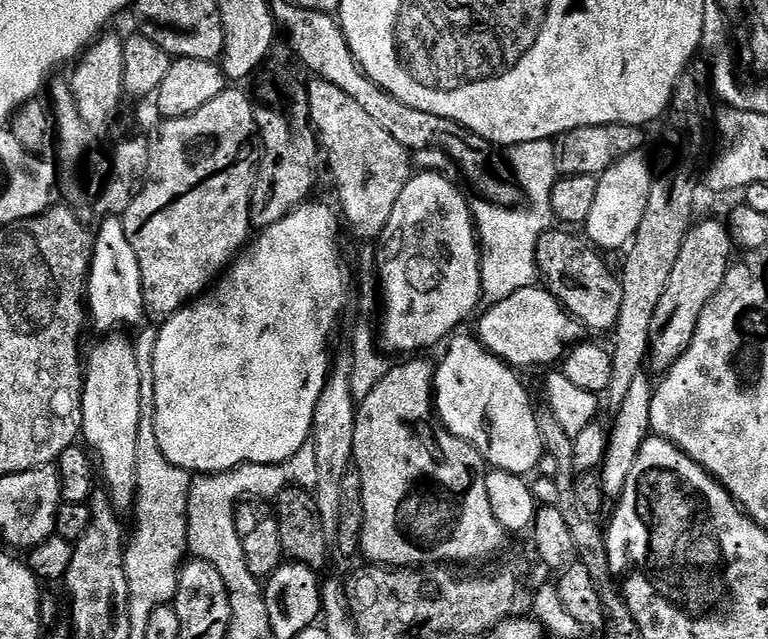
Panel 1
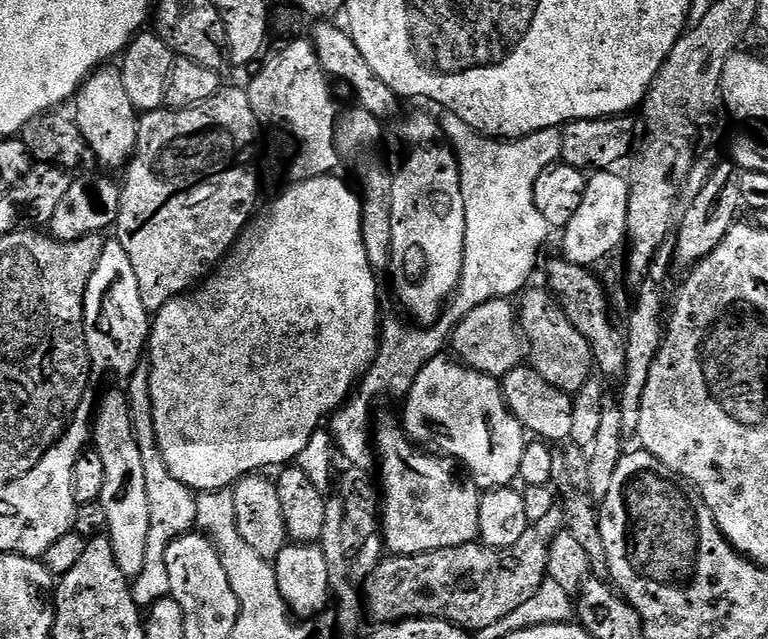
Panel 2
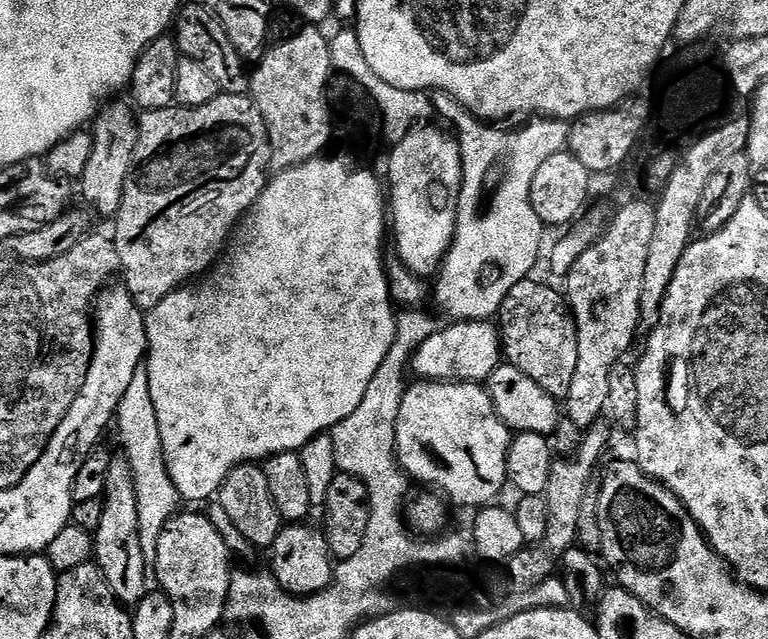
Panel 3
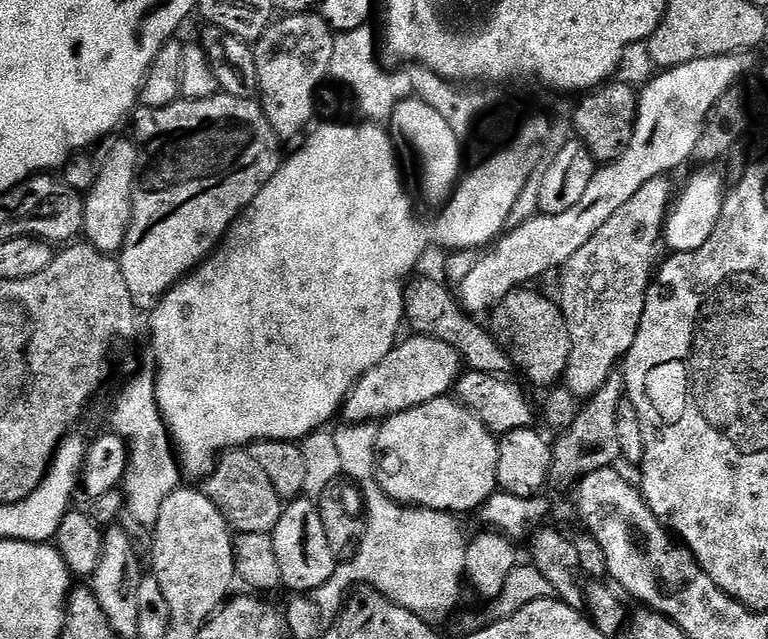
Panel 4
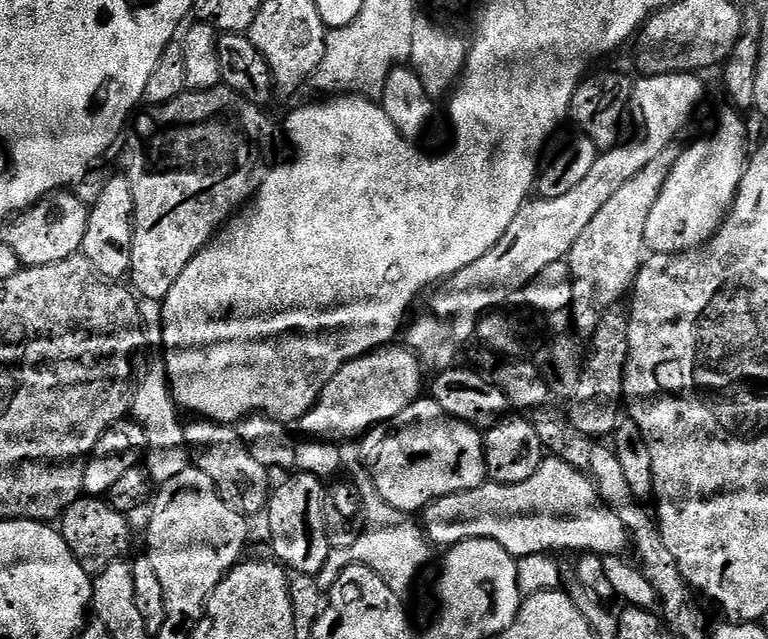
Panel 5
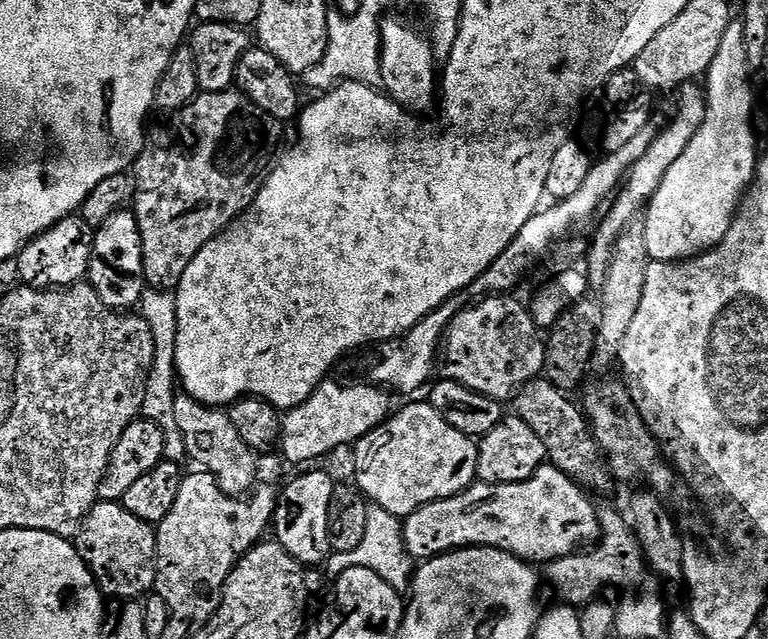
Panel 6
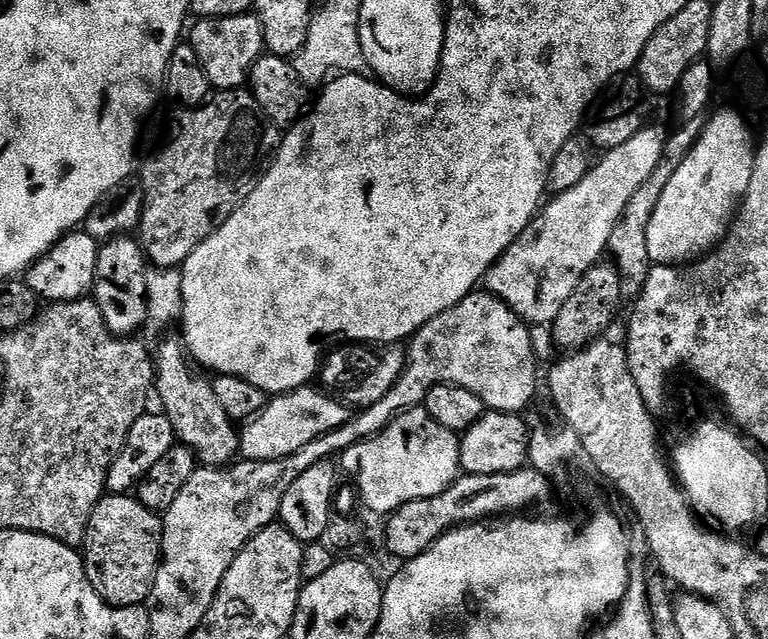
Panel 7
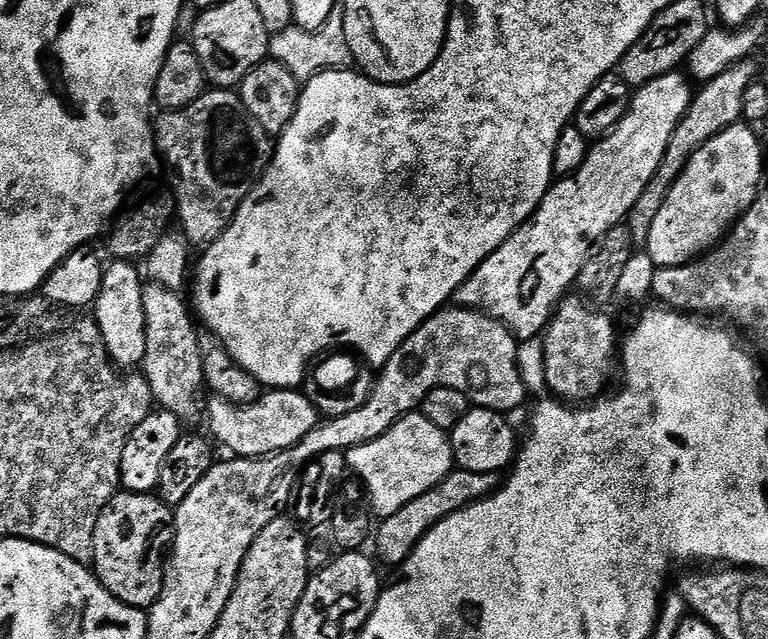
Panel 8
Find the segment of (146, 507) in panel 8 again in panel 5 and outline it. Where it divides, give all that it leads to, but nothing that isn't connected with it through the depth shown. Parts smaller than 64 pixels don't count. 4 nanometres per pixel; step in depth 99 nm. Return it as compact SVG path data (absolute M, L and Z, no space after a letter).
M81 498L69 506L58 521L60 536L70 546L74 558L86 570L90 577L97 577L111 564L125 559L128 547L132 544L132 528L128 525L129 517L114 510L100 498Z

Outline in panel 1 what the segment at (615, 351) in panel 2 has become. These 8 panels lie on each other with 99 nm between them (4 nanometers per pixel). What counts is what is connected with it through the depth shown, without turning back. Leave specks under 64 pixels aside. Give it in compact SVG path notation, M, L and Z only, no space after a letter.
M547 229L538 240L535 252L543 287L579 321L581 327L594 332L611 333L620 316L622 286L620 278L602 260L603 255L593 247L566 233Z

